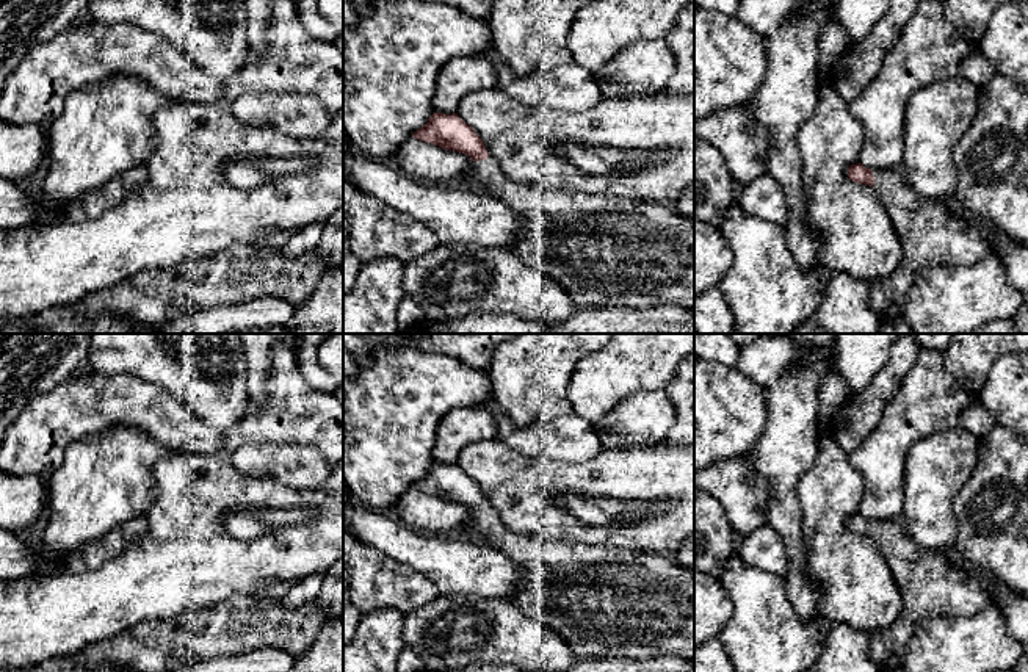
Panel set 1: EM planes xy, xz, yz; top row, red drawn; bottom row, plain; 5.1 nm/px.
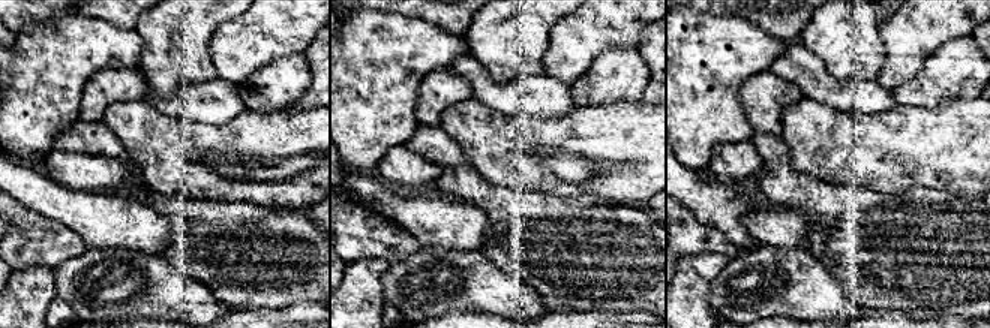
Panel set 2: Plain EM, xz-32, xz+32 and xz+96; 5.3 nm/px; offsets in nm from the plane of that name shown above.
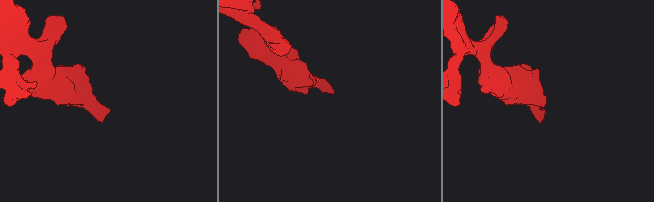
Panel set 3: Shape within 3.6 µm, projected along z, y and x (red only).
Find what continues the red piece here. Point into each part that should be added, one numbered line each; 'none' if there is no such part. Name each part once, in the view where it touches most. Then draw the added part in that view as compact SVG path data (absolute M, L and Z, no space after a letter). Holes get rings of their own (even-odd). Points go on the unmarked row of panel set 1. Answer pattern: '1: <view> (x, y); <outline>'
1: xz (604, 600); M490 506L472 512L454 536L506 555L520 576L506 600L561 636L577 658L649 659L672 655L694 661L694 575L672 555L516 534L505 528Z

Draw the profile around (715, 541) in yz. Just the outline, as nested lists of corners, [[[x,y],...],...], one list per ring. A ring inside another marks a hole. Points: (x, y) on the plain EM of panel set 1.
[[[708,492],[694,497],[694,572],[718,578],[738,547],[738,537],[724,517],[721,503]]]

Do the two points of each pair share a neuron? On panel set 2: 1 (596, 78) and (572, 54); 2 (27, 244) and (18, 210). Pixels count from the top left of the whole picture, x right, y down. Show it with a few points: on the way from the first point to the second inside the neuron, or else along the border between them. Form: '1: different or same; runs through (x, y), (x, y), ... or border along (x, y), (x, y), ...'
1: different; border along (618, 50), (605, 50), (569, 86)
2: same; runs through (27, 235), (27, 225), (23, 219)

